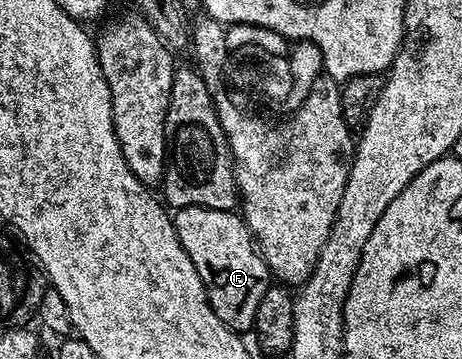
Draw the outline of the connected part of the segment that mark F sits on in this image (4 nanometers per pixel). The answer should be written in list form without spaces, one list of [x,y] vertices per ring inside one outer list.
[[[184,206],[173,215],[173,220],[176,236],[204,284],[212,312],[230,330],[253,331],[256,308],[266,287],[271,285],[272,275],[241,213]]]

